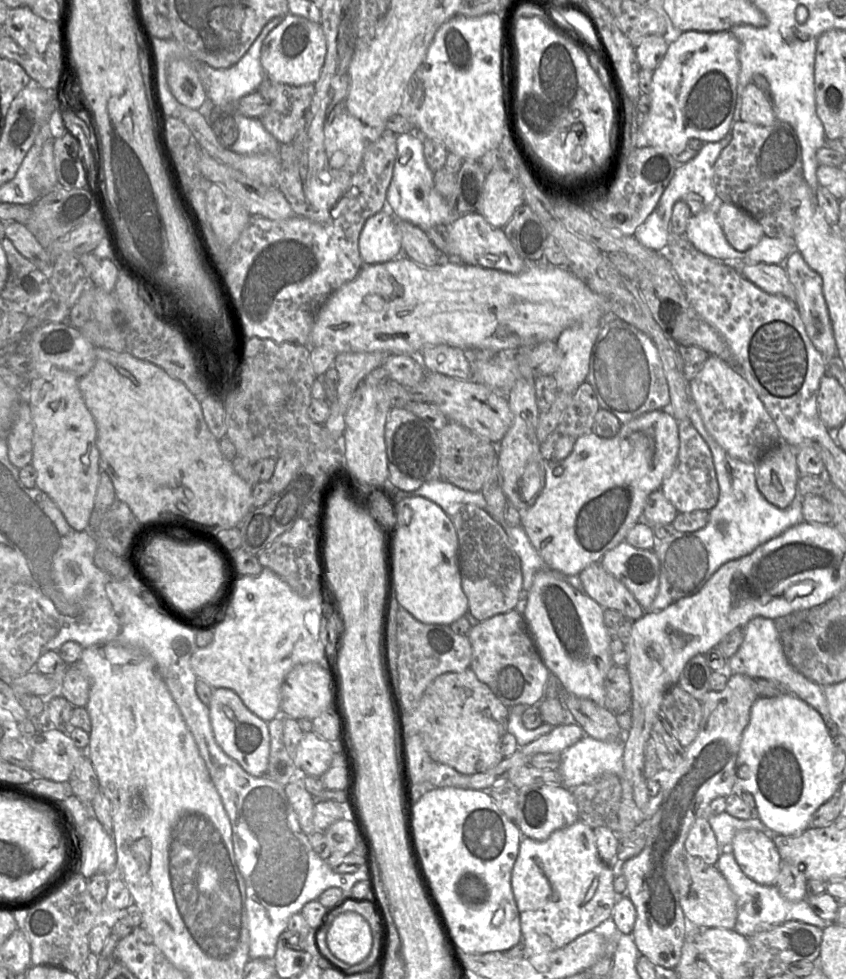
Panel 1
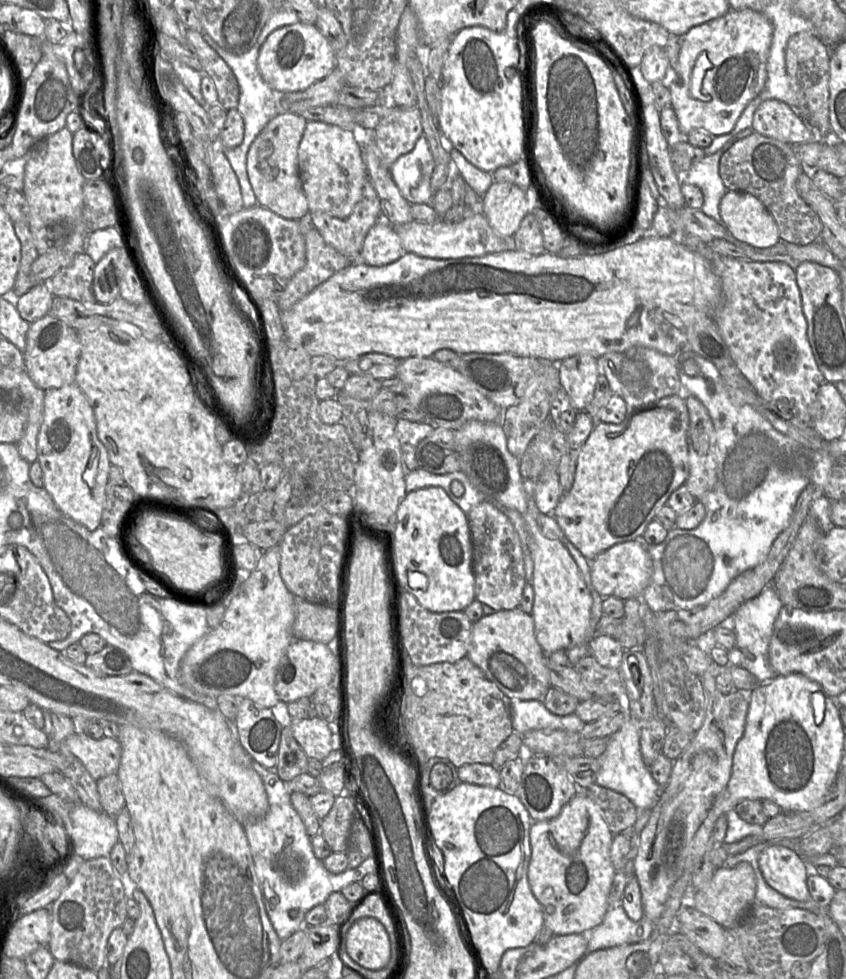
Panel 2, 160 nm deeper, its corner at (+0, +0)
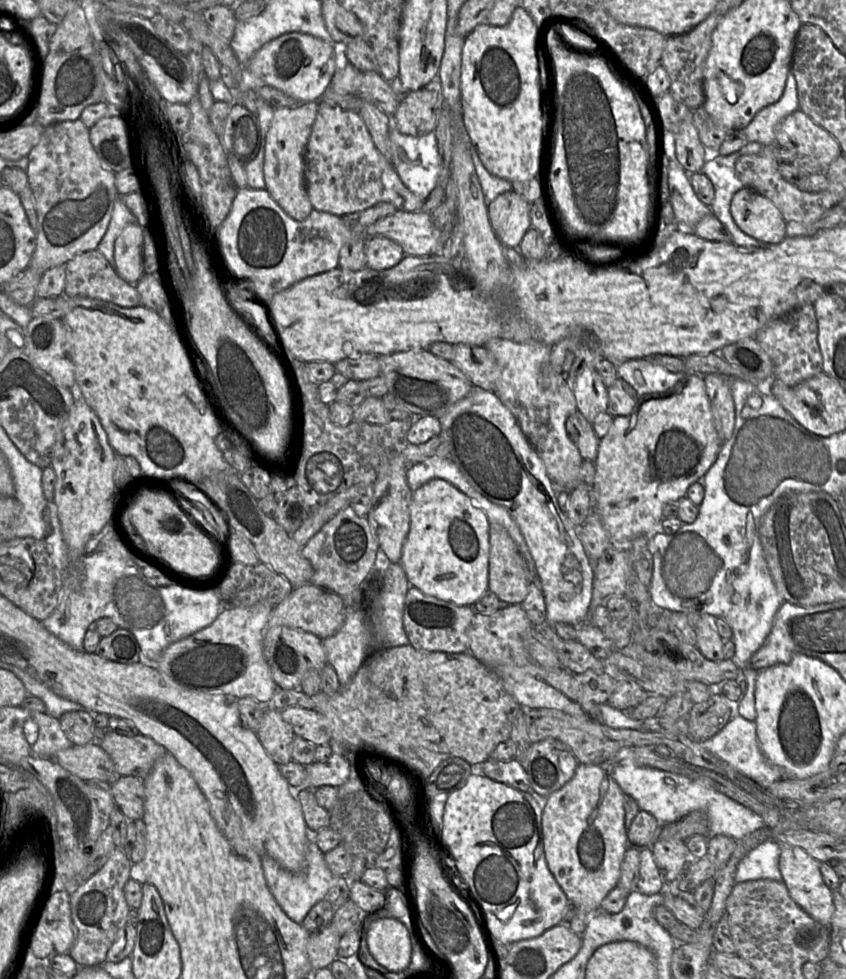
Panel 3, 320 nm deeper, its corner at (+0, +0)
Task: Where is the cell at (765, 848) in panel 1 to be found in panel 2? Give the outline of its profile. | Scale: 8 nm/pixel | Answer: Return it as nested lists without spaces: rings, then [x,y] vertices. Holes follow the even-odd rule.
[[[774,844],[762,851],[758,863],[765,881],[773,889],[797,901],[811,901],[807,887],[809,863],[797,852]]]

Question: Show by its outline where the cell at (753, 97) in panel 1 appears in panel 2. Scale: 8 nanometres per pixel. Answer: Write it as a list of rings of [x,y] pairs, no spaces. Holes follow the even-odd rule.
[[[776,99],[765,100],[758,106],[751,128],[760,135],[790,145],[821,140],[791,106]]]

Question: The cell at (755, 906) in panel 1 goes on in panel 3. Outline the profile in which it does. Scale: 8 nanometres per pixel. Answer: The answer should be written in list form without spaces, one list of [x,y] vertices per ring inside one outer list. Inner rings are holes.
[[[767,840],[748,852],[737,865],[735,884],[757,879],[782,881],[779,870],[782,847],[776,840]]]

